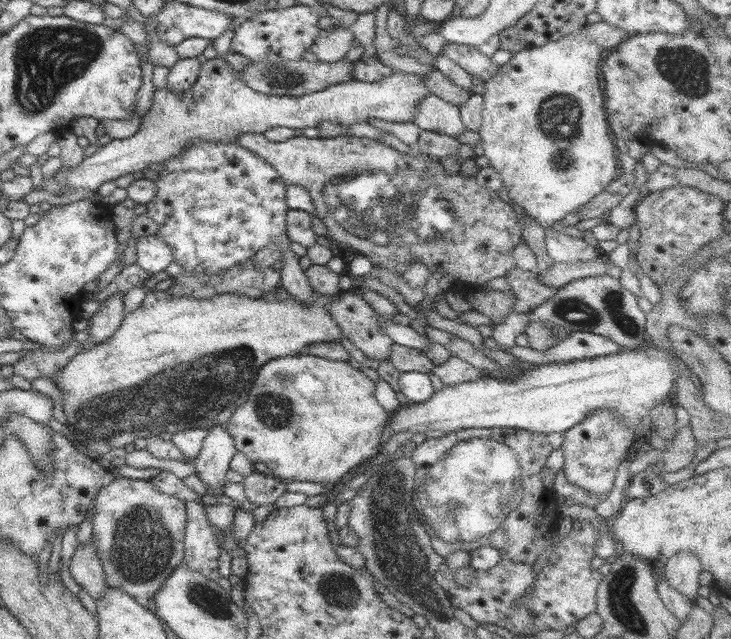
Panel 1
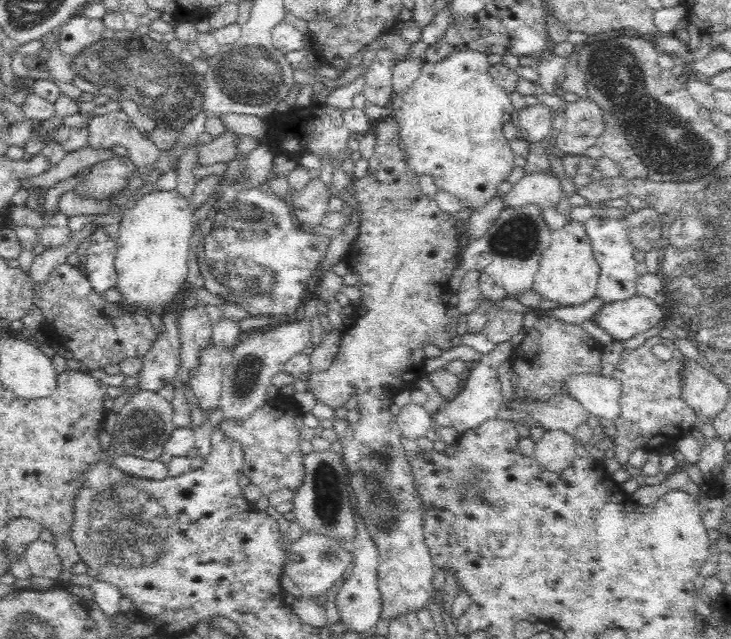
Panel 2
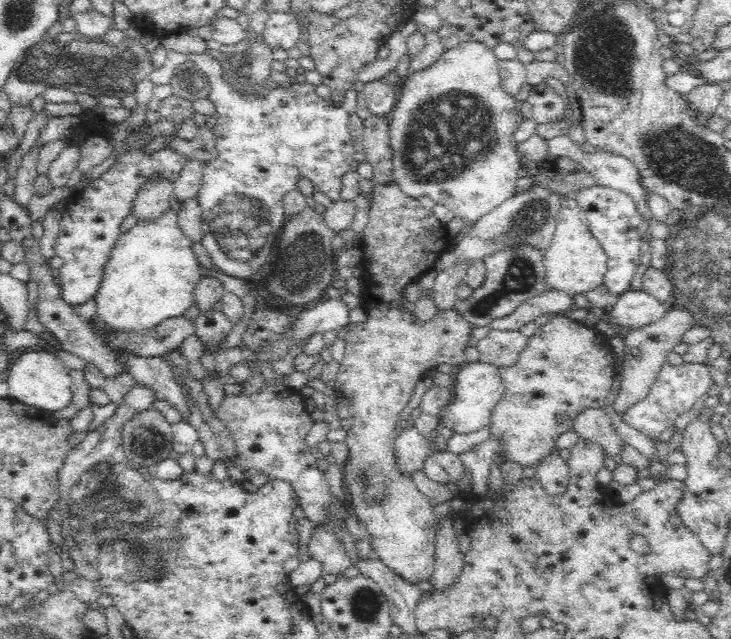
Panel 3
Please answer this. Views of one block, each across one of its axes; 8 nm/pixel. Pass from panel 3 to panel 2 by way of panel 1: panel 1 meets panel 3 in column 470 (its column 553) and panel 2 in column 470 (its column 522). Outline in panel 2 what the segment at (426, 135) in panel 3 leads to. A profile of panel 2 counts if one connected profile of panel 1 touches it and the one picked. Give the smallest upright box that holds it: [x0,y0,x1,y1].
[389,50,516,208]

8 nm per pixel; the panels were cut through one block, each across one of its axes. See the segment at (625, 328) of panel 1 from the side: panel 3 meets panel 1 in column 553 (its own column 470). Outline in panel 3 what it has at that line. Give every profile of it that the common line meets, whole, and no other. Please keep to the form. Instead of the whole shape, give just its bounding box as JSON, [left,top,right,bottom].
[454,245,548,328]

